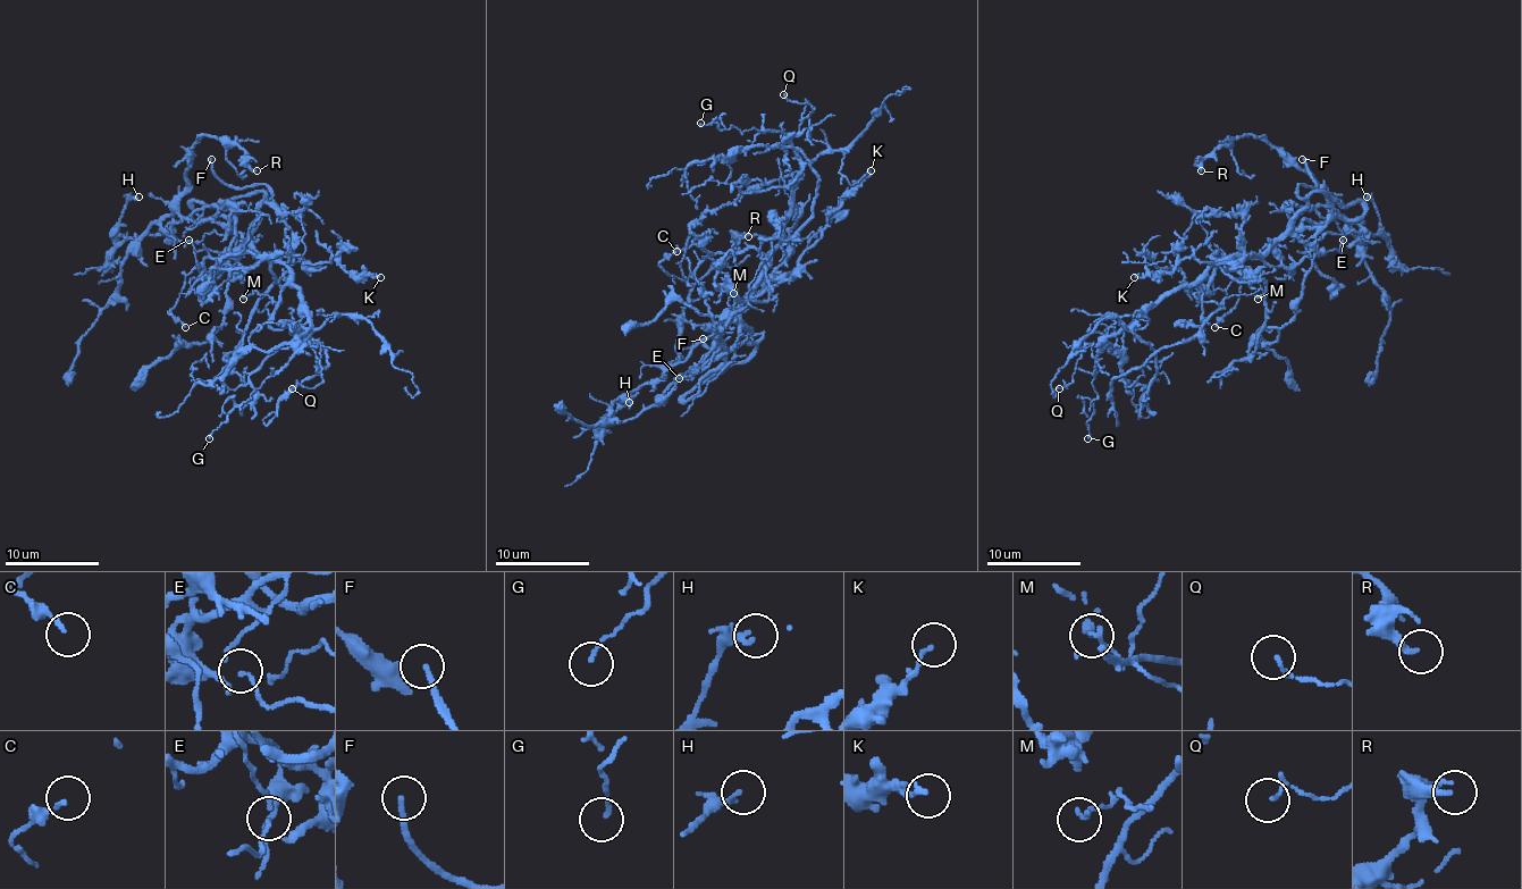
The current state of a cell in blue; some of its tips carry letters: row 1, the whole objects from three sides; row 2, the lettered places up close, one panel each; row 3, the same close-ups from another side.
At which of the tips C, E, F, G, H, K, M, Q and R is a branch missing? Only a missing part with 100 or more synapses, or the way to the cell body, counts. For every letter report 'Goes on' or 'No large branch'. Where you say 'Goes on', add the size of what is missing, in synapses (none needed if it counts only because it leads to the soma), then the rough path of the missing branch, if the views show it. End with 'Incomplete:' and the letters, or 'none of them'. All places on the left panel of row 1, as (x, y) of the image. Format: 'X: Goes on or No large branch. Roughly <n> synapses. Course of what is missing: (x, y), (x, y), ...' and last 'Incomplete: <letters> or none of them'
C: No large branch
E: No large branch
F: Goes on
G: No large branch
H: No large branch
K: No large branch
M: No large branch
Q: No large branch
R: No large branch
Incomplete: F

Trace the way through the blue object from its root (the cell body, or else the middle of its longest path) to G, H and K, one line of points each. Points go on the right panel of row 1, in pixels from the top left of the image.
G: (1264, 249), (1217, 259), (1193, 282), (1165, 292), (1127, 327), (1106, 338), (1092, 382), (1096, 395), (1087, 438)
H: (1264, 249), (1288, 235), (1317, 242), (1314, 227), (1293, 225), (1295, 207), (1330, 207), (1385, 237), (1367, 196)
K: (1264, 249), (1258, 256), (1253, 253), (1229, 263), (1203, 263), (1188, 256), (1170, 273), (1138, 273), (1134, 277)

